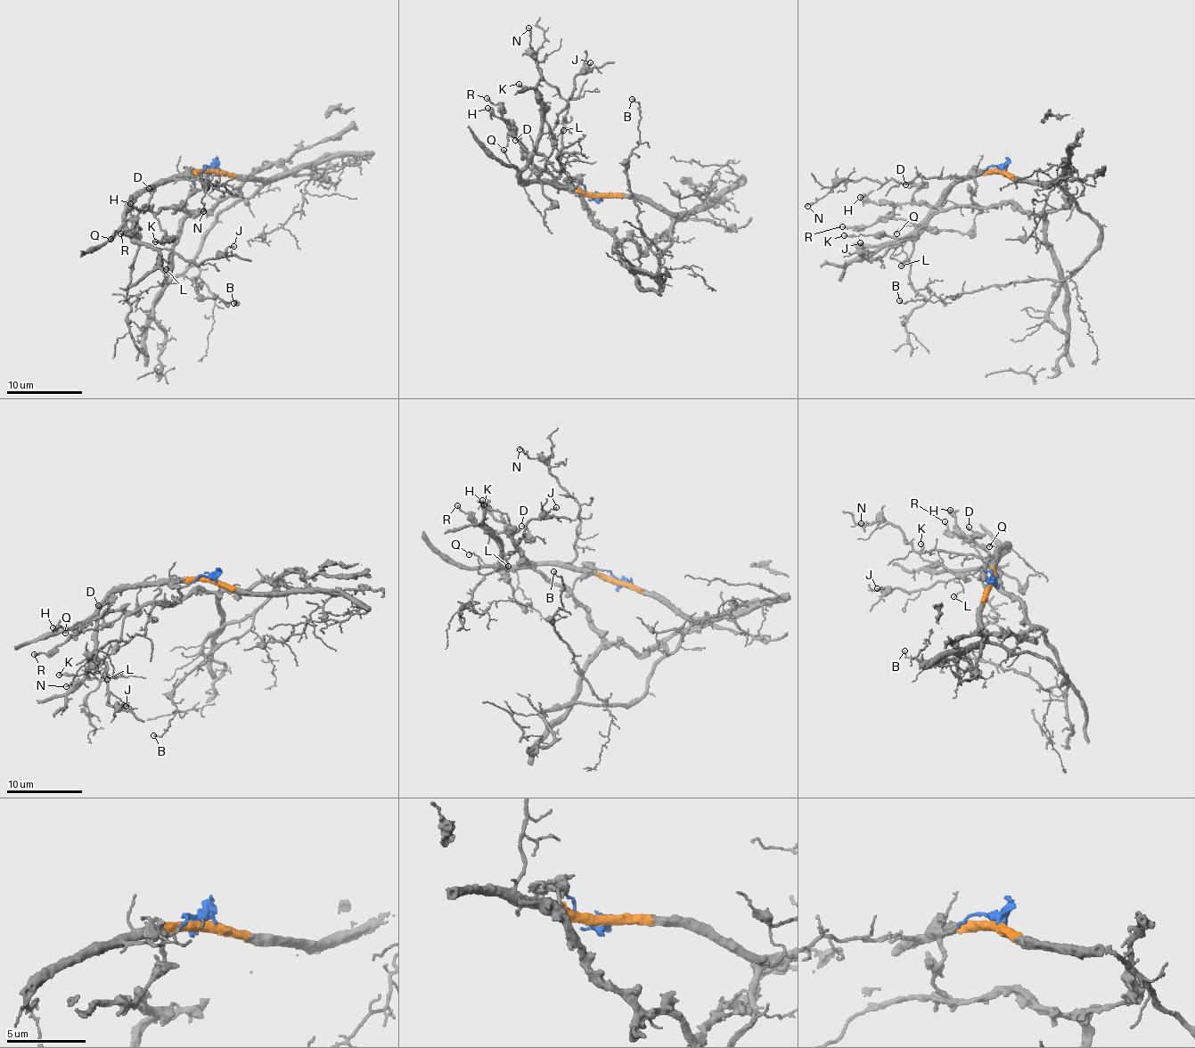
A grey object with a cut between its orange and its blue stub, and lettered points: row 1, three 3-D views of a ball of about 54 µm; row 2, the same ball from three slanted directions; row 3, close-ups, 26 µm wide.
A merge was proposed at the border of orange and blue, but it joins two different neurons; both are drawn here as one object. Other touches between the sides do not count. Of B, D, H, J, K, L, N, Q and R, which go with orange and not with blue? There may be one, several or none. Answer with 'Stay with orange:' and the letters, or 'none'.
Stay with orange: B, J, L, N, Q

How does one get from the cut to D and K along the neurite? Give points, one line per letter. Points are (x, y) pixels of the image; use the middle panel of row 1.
D: (597, 196), (575, 182), (581, 182), (577, 188), (559, 187), (548, 174), (530, 162), (515, 139)
K: (597, 196), (581, 182), (560, 187), (553, 177), (542, 93), (518, 84)

